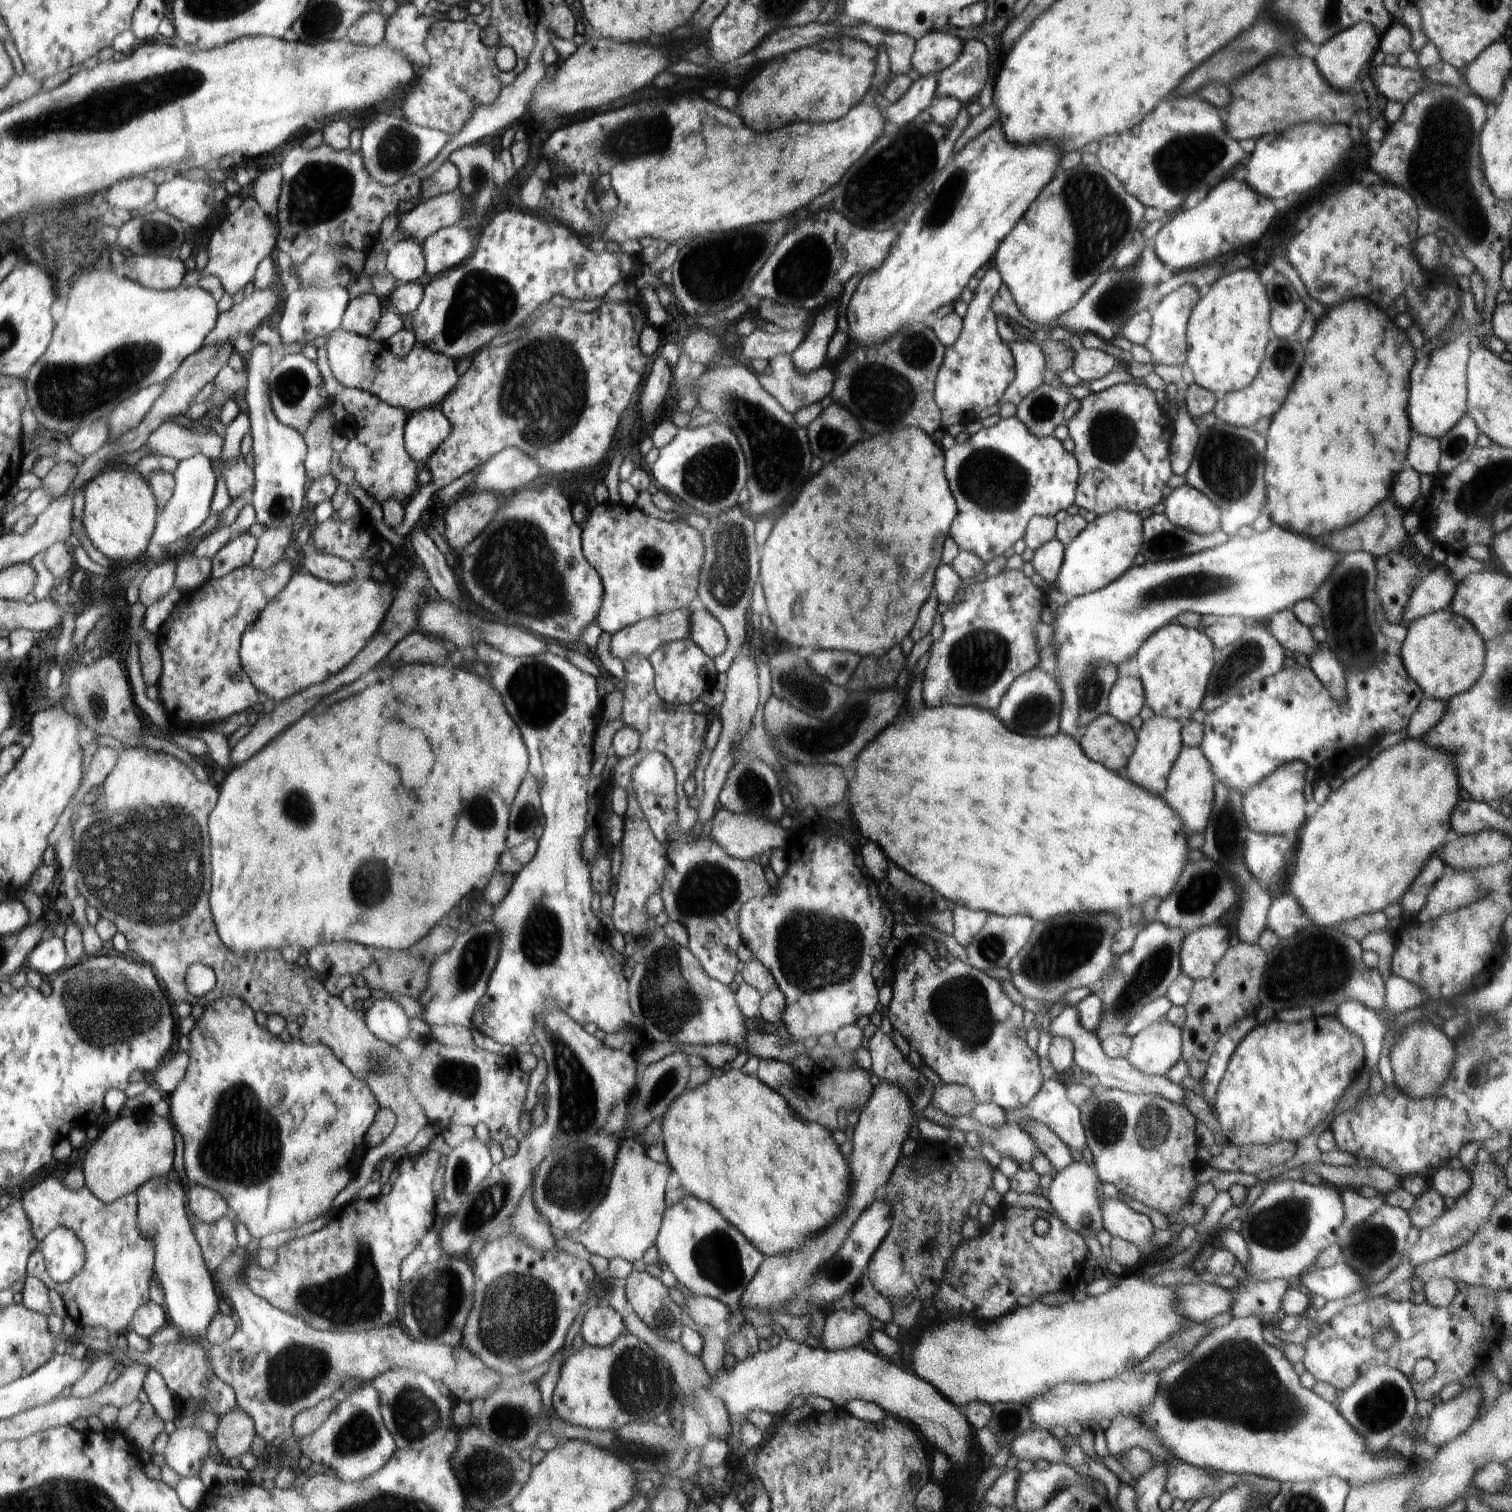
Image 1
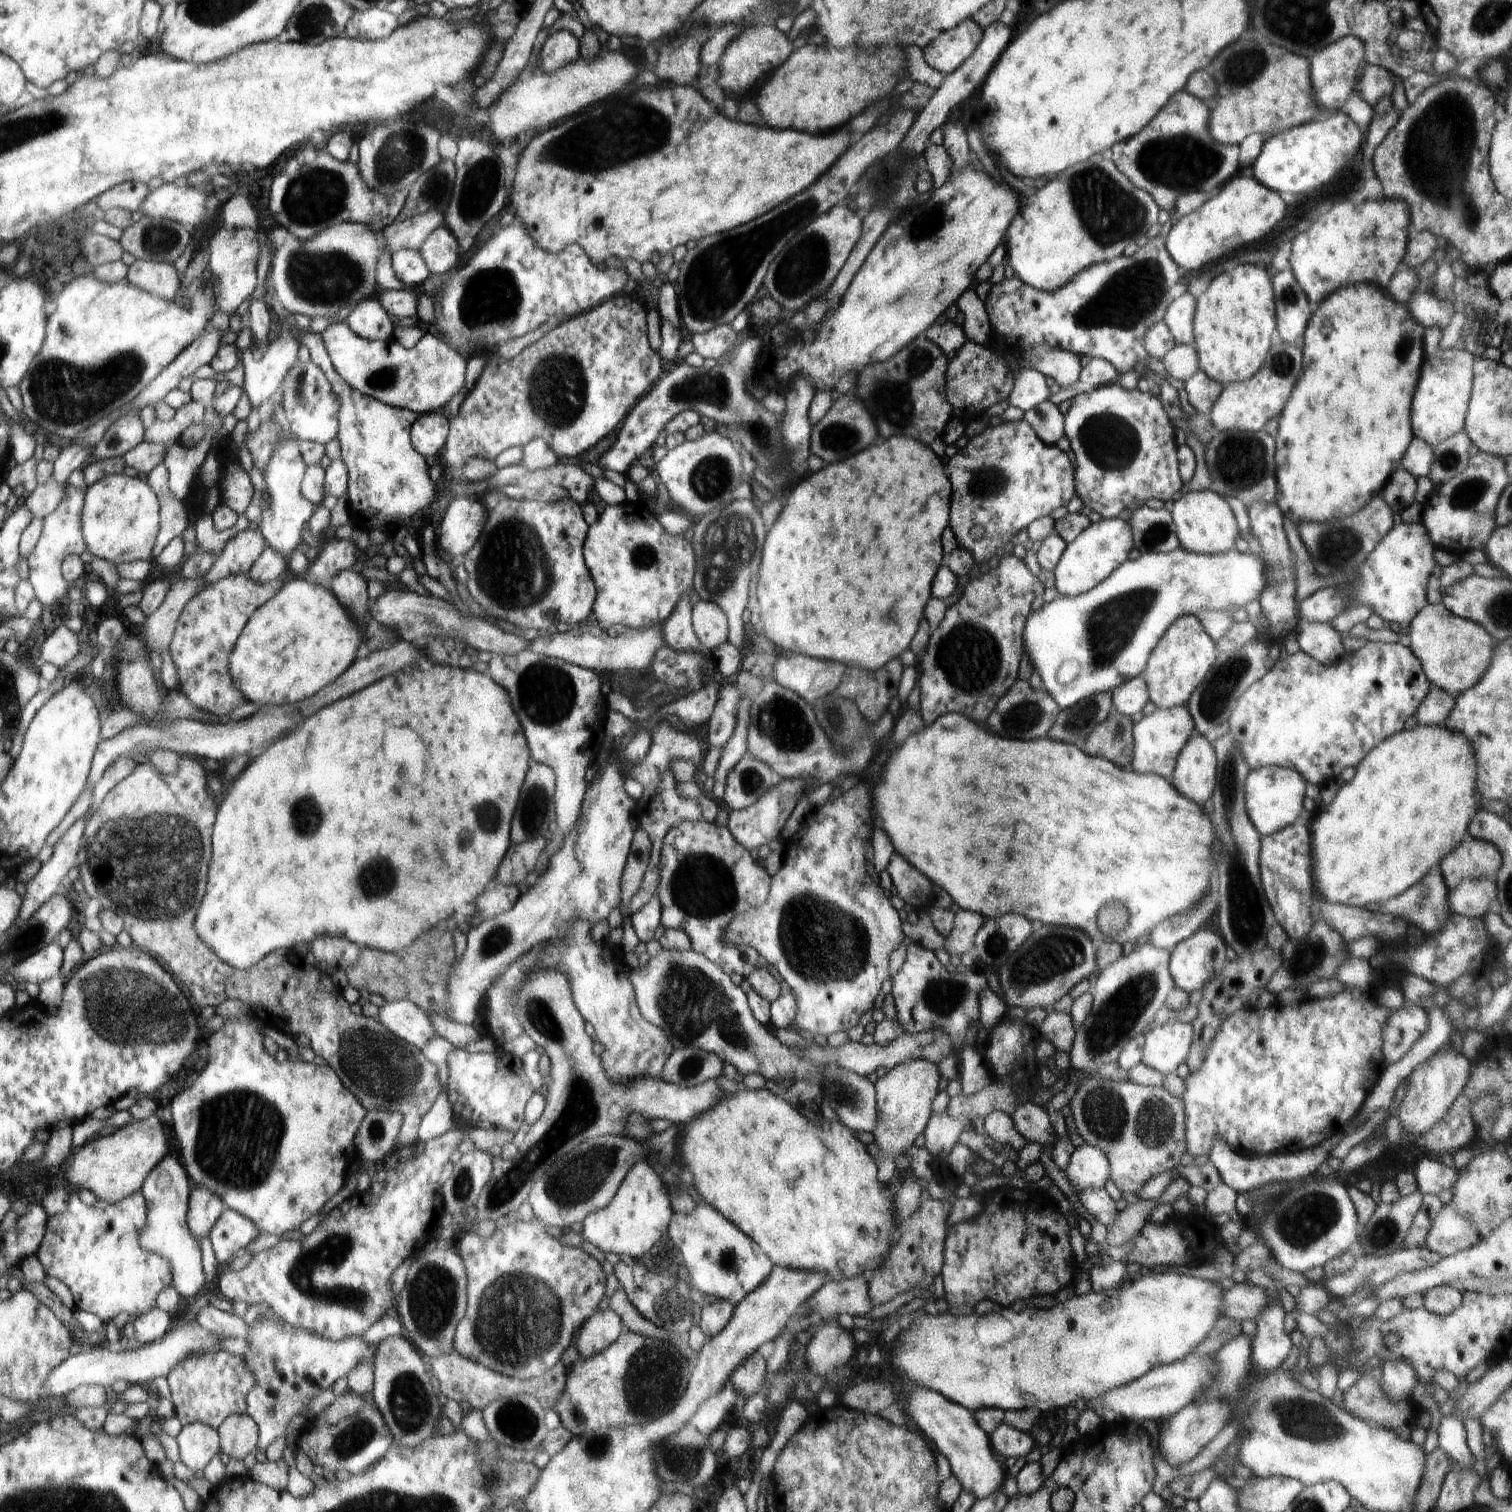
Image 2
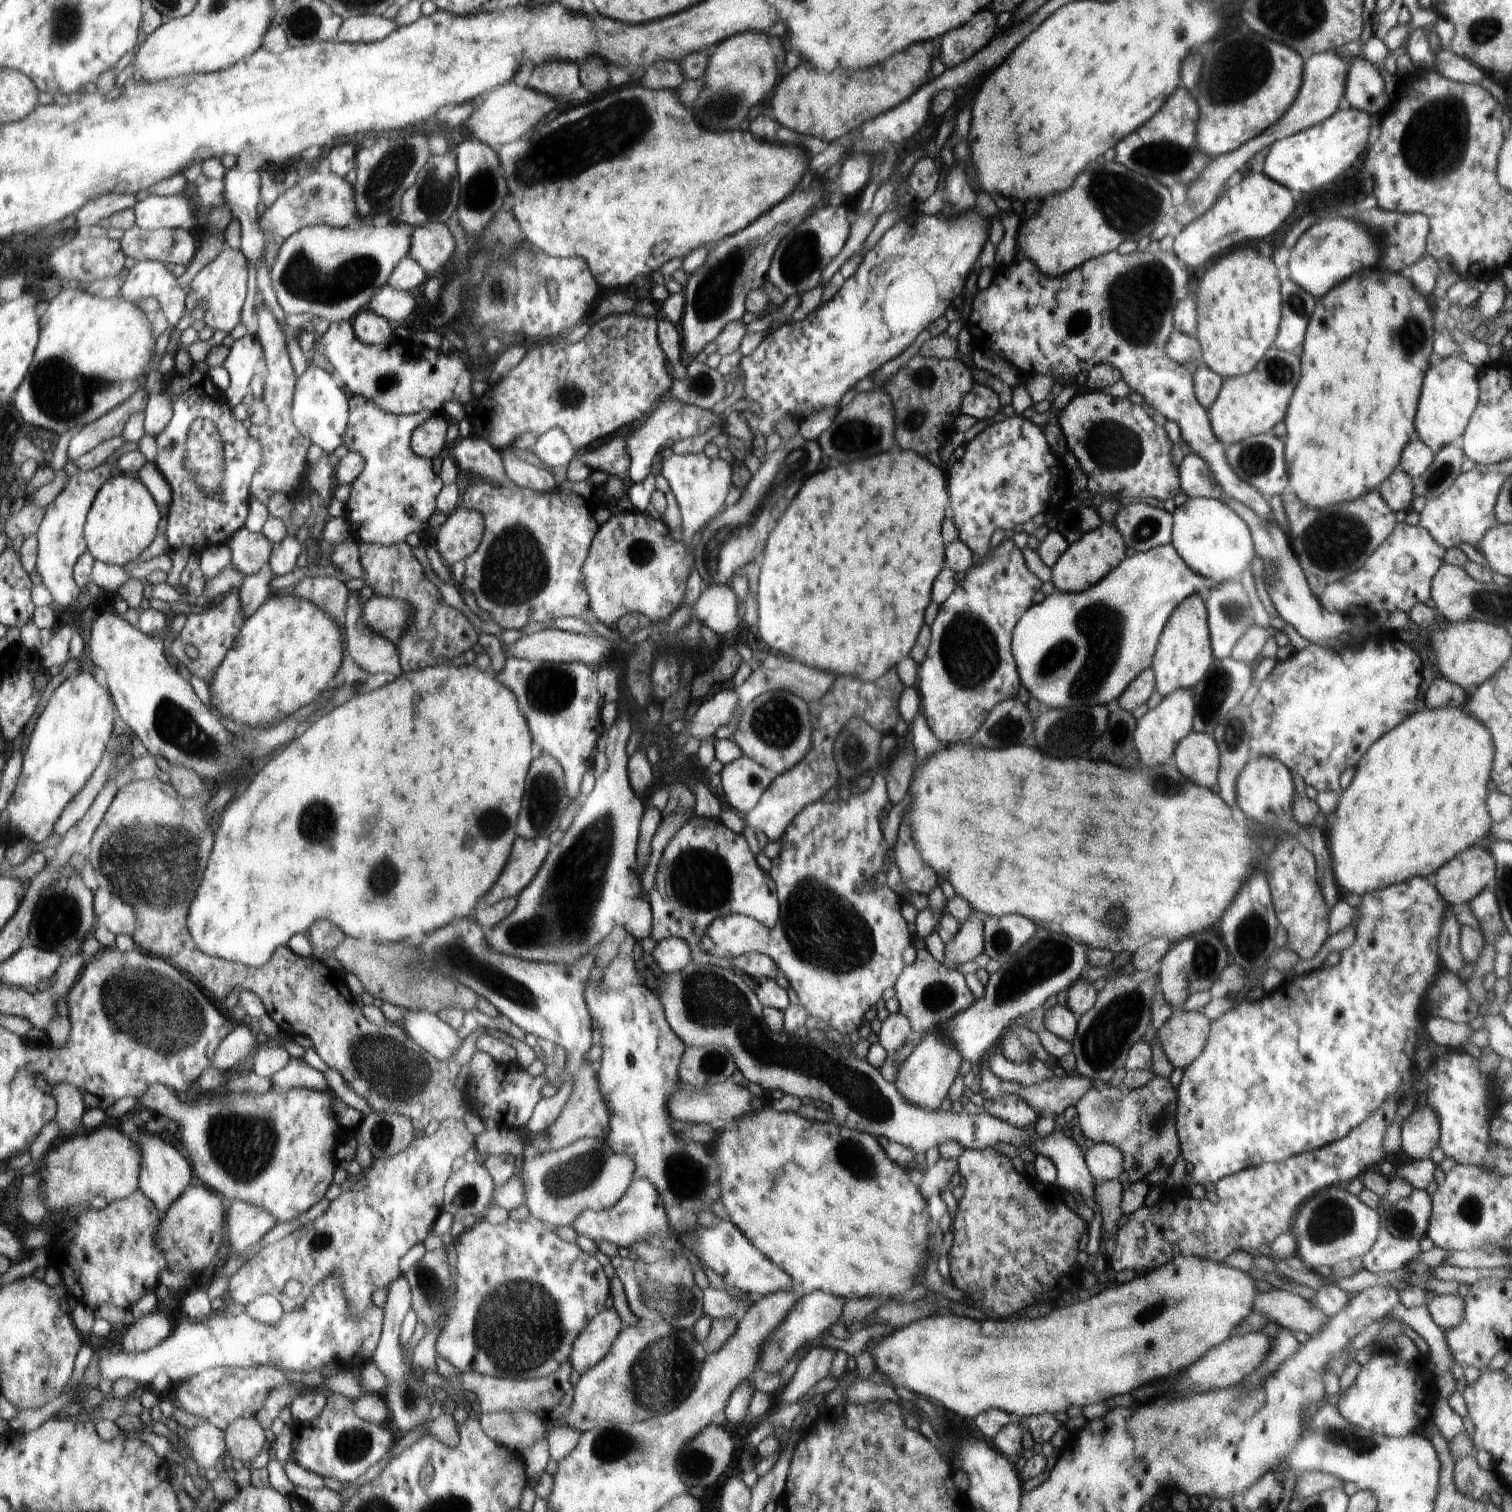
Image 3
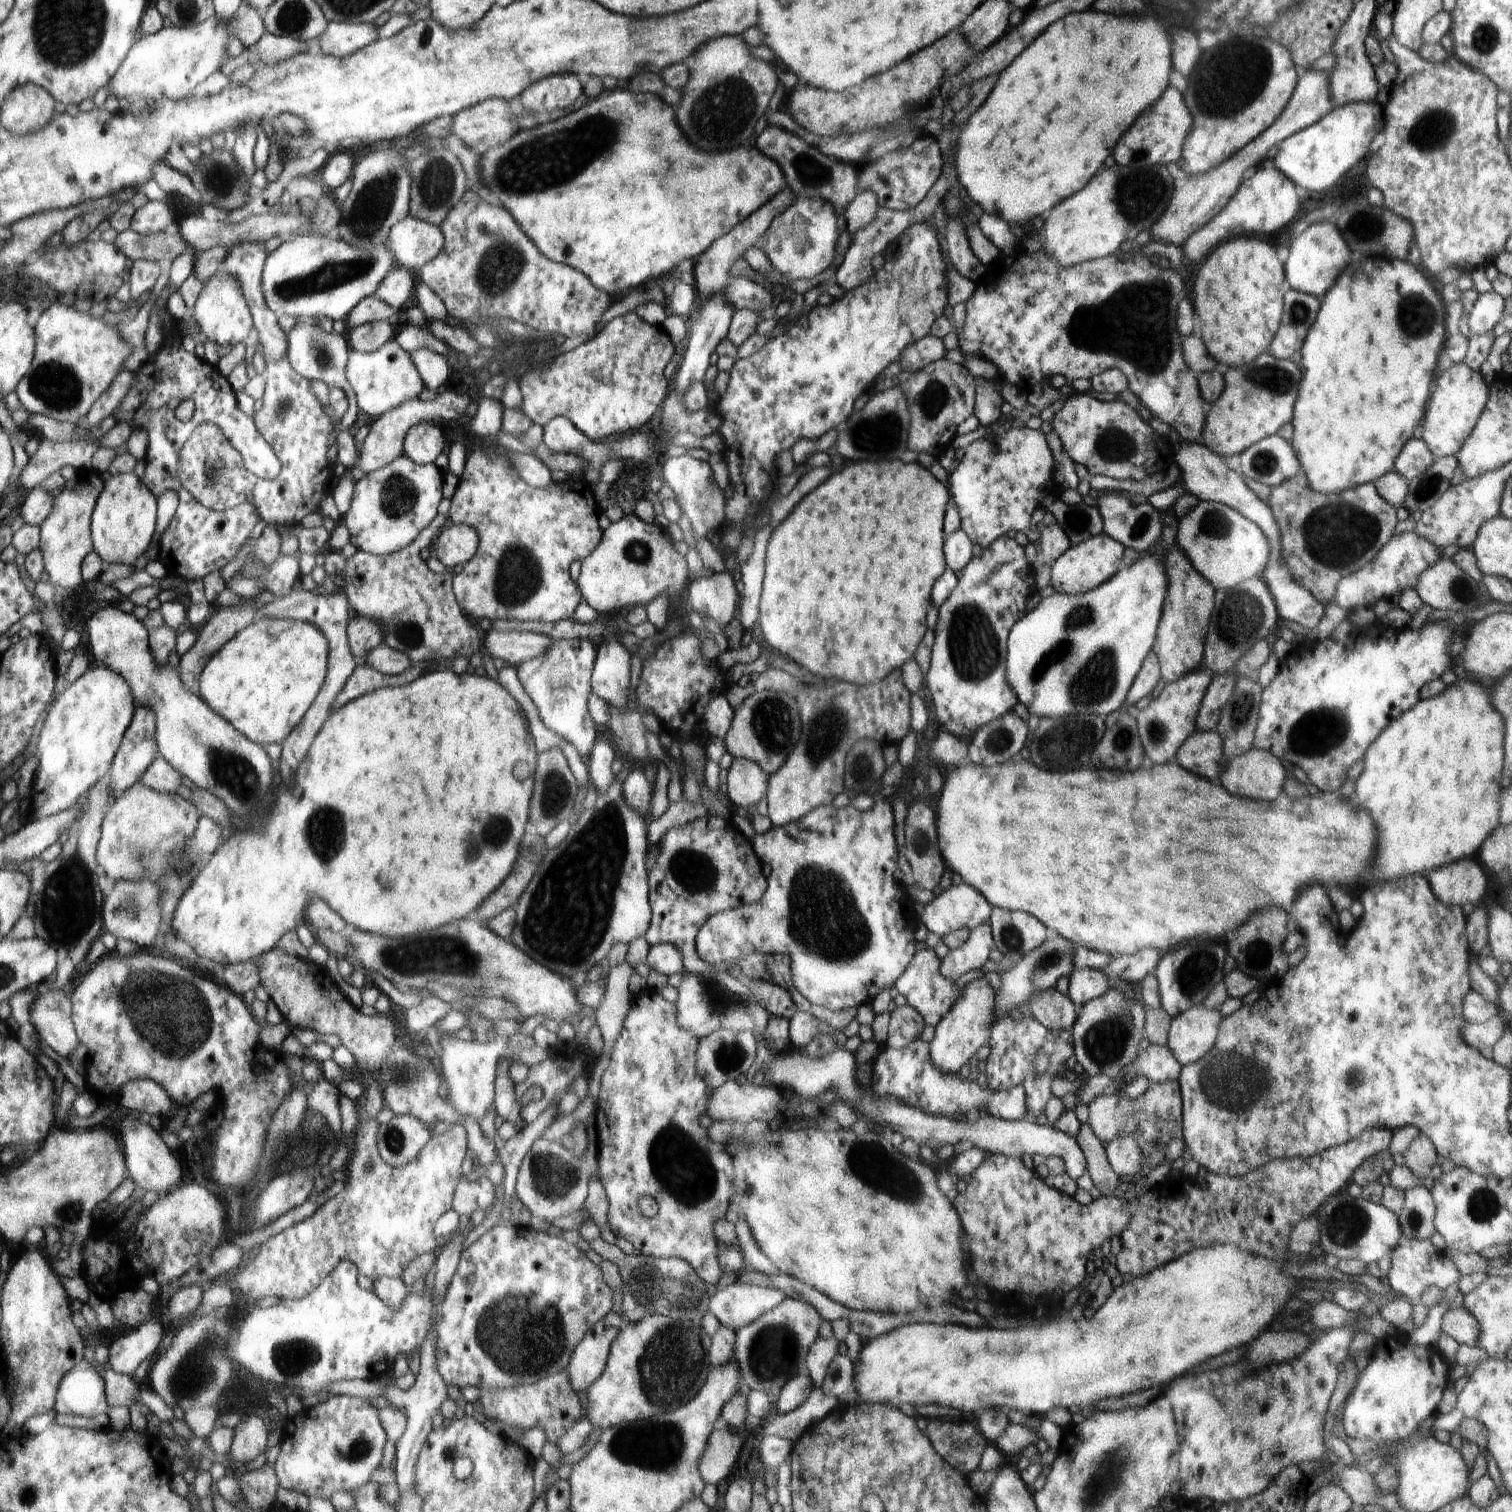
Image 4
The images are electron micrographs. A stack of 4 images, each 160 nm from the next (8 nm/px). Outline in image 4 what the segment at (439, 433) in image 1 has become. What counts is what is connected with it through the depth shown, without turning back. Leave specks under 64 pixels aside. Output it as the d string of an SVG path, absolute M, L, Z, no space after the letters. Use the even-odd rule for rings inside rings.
M421 422L414 425L406 435L404 454L417 465L432 465L444 452L444 436L434 424Z

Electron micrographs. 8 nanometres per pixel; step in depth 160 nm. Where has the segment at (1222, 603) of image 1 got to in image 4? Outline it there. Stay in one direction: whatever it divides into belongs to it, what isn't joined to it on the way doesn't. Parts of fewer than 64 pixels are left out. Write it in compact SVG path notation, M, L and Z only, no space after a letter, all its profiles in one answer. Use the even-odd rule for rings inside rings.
M1170 511L1165 518L1163 529L1161 532L1161 540L1155 549L1154 554L1150 553L1143 558L1139 558L1131 566L1124 566L1121 572L1116 572L1110 580L1104 582L1101 586L1086 592L1085 594L1065 594L1055 592L1048 598L1043 598L1040 604L1034 608L1031 612L1025 614L1023 618L1020 618L1008 634L1007 639L1007 654L1006 656L1006 671L1007 682L1012 692L1016 694L1017 700L1024 702L1026 707L1030 706L1030 714L1038 714L1038 717L1051 717L1055 720L1064 718L1070 714L1096 714L1096 715L1108 715L1113 711L1119 710L1120 706L1126 701L1126 696L1130 691L1130 686L1134 683L1146 656L1153 652L1154 642L1156 641L1156 634L1158 626L1160 626L1160 618L1162 618L1162 606L1164 606L1164 596L1166 596L1166 590L1168 590L1168 576L1166 576L1166 570L1164 570L1164 552L1168 546L1176 545L1176 532L1178 531L1179 518Z

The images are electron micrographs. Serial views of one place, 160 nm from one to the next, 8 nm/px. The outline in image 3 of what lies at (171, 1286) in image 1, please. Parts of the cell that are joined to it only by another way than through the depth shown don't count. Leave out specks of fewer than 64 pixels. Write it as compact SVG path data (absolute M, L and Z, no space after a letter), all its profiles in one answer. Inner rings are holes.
M143 1129L136 1136L142 1166L139 1172L138 1190L152 1199L158 1210L163 1213L186 1192L186 1188L188 1188L186 1184L190 1184L190 1180L192 1180L192 1170L190 1170L188 1162L184 1160L184 1156L176 1148L162 1142L158 1136L146 1136Z

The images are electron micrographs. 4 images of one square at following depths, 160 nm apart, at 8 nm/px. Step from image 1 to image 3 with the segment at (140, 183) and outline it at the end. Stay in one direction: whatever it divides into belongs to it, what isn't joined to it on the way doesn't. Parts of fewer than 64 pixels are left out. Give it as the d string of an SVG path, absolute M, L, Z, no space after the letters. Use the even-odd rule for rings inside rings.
M110 193L94 197L76 213L76 224L86 231L92 225L97 225L100 219L110 218L116 211L133 209L135 202L135 195L126 193Z

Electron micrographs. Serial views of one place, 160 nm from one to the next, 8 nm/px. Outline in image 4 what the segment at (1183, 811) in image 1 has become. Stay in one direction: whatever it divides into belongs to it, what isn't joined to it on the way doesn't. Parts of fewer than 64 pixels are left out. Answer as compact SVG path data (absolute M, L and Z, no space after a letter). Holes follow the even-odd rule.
M1196 730L1184 740L1175 758L1186 771L1217 783L1221 776L1222 755L1222 737L1217 732Z

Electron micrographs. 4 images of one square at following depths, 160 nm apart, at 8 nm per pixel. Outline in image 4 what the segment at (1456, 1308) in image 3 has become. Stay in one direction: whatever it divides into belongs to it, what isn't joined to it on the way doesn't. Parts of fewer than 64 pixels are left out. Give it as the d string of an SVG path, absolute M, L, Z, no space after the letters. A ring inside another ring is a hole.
M1448 1309L1443 1316L1441 1330L1458 1344L1477 1346L1481 1333L1478 1321L1466 1309Z

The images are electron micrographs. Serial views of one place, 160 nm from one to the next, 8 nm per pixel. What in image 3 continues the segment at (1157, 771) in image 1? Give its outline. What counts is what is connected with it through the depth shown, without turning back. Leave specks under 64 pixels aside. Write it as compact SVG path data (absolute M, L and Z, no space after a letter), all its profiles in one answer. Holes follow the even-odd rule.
M1177 688L1163 696L1160 704L1148 709L1146 714L1137 720L1133 741L1139 752L1141 766L1158 766L1173 756L1177 741L1181 741L1192 730L1193 716L1196 712L1194 695L1194 688Z

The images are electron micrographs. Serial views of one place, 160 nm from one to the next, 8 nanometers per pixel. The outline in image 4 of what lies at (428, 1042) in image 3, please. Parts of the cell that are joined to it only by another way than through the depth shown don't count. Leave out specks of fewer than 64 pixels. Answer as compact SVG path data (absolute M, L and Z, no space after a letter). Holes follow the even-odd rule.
M444 1032L439 1036L440 1066L442 1074L450 1090L450 1100L460 1110L462 1116L472 1118L476 1123L484 1119L484 1116L495 1109L495 1079L500 1058L509 1048L509 1037L499 1036L492 1041L480 1043L479 1041L468 1042L458 1038L455 1032Z

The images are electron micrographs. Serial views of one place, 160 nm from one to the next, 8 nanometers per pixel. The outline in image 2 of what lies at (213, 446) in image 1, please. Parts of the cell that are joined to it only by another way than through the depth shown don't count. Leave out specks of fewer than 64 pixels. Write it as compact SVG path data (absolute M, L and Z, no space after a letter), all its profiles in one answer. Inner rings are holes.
M144 440L131 448L123 459L131 473L146 476L155 466L163 462L164 455L165 444L154 444Z

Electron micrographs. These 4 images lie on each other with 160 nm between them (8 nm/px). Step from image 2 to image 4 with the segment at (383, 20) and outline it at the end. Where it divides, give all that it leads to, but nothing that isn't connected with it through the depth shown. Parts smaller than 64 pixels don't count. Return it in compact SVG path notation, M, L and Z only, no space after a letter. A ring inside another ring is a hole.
M331 21L318 37L322 52L341 59L376 40L377 28L369 23L336 23Z

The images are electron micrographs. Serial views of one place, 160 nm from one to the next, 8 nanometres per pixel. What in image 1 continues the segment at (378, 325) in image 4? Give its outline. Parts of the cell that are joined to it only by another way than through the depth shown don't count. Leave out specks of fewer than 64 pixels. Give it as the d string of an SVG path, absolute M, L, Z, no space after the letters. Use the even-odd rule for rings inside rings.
M368 292L348 302L340 328L368 337L374 332L381 315L379 298L374 293Z

